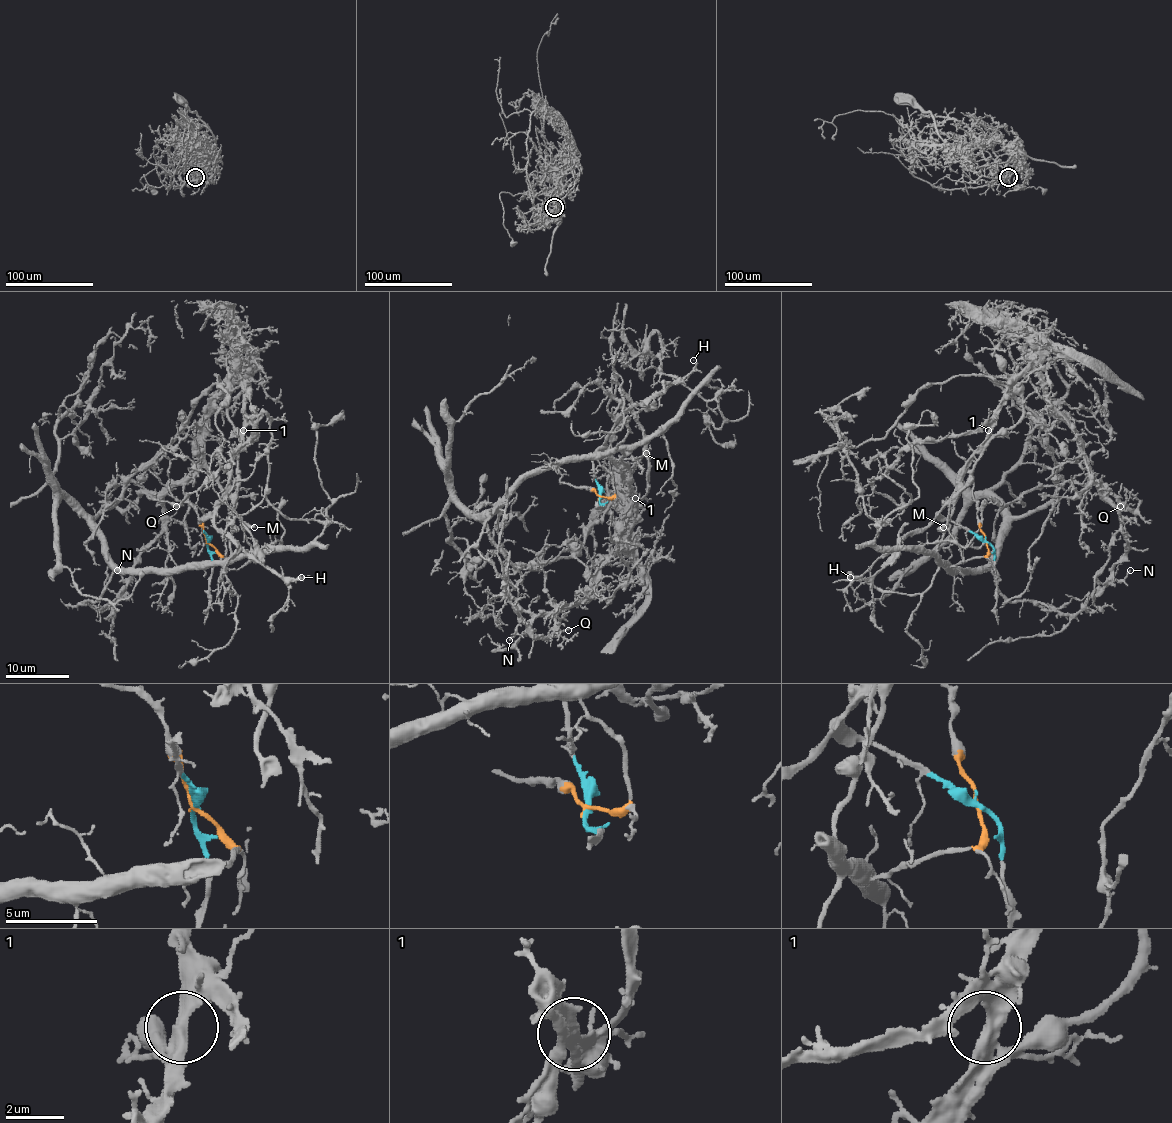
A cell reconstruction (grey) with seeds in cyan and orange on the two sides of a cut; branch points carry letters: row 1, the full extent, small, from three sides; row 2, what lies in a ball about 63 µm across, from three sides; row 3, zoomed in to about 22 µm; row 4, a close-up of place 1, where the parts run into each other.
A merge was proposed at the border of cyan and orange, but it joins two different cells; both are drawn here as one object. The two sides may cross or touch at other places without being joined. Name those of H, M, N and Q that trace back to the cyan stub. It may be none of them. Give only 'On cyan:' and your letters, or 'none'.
On cyan: H, M, N, Q

